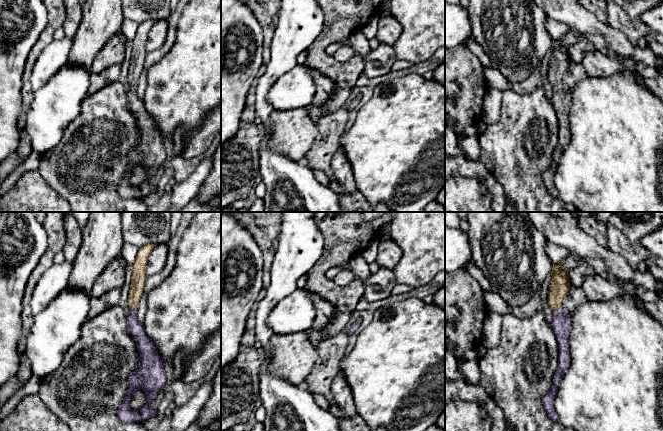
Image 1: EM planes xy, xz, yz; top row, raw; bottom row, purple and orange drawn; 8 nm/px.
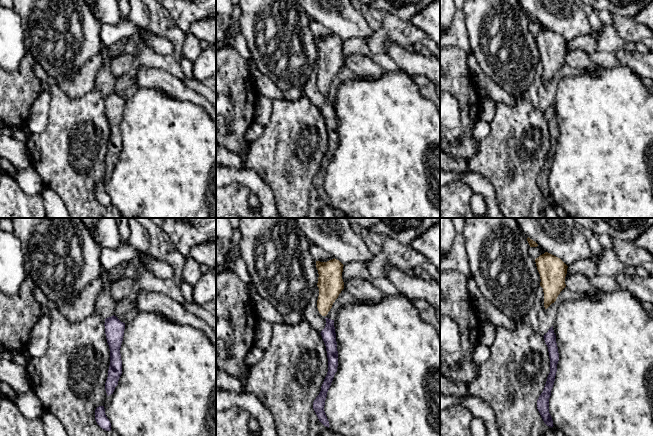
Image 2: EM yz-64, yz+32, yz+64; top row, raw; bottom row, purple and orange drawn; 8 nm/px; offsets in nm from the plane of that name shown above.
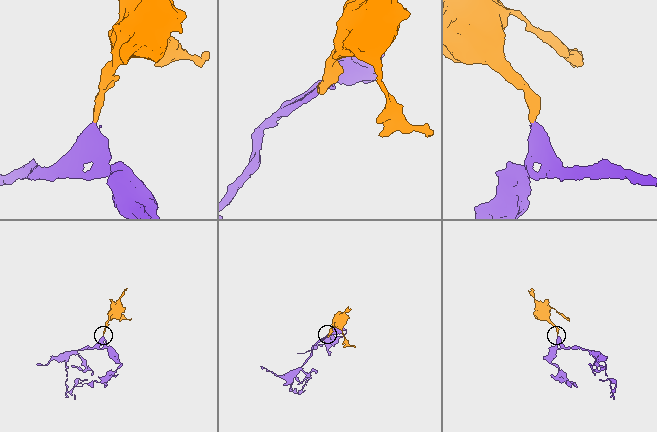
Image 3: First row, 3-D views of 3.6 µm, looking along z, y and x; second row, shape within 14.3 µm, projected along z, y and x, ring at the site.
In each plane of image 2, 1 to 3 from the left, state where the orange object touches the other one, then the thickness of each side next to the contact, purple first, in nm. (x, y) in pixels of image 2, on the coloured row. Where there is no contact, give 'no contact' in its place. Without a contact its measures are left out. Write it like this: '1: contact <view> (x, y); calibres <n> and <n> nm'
1: no contact
2: no contact
3: no contact

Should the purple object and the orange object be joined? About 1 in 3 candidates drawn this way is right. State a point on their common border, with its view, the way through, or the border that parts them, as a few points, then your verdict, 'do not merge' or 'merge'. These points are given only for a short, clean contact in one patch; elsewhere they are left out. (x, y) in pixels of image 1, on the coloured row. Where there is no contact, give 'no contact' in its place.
contact yz (556, 309); way yz (560, 321), (556, 309), (556, 293), (560, 285); merge

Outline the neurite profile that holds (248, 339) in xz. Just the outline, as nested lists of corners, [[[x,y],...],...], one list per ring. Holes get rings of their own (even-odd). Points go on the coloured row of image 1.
[[[251,310],[246,319],[245,331],[241,339],[242,347],[254,346],[256,342],[255,325],[256,325],[256,314],[254,310]]]

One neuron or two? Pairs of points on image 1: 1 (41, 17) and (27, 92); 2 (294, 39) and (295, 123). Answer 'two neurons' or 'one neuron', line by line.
1: two neurons
2: two neurons

